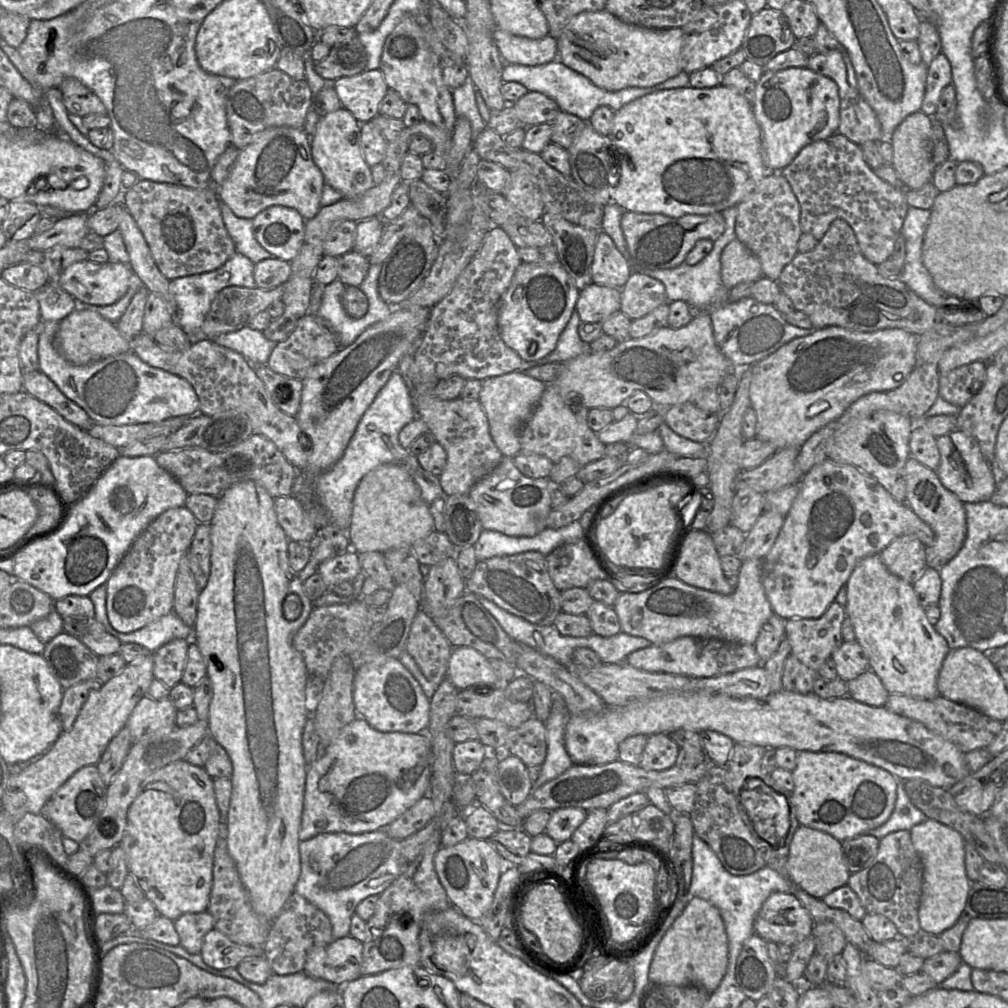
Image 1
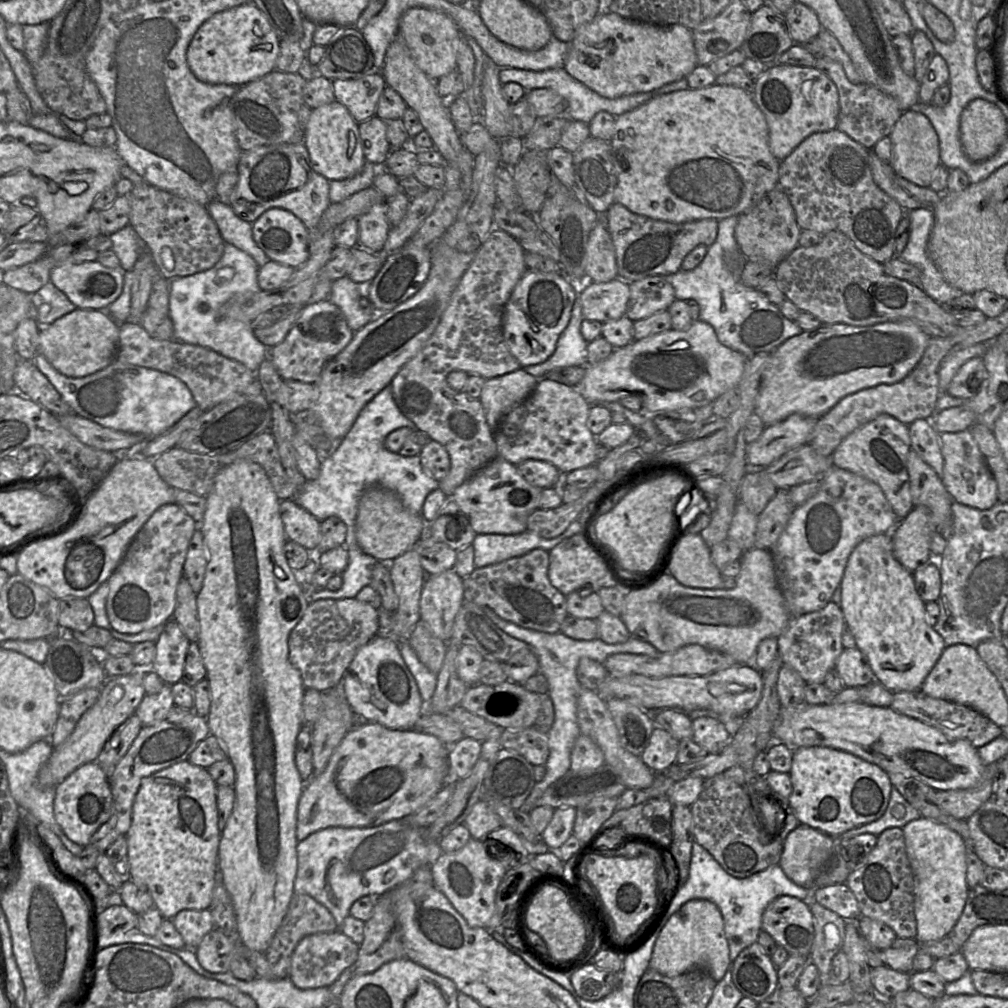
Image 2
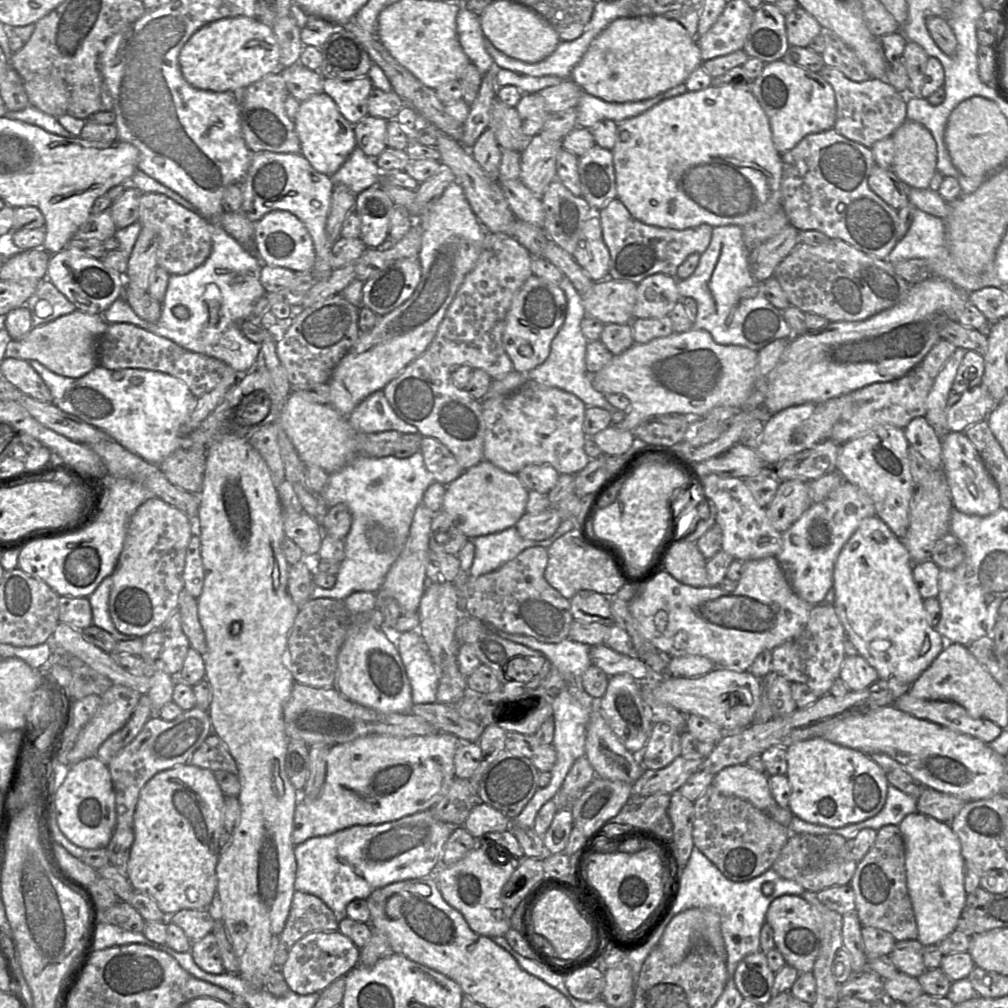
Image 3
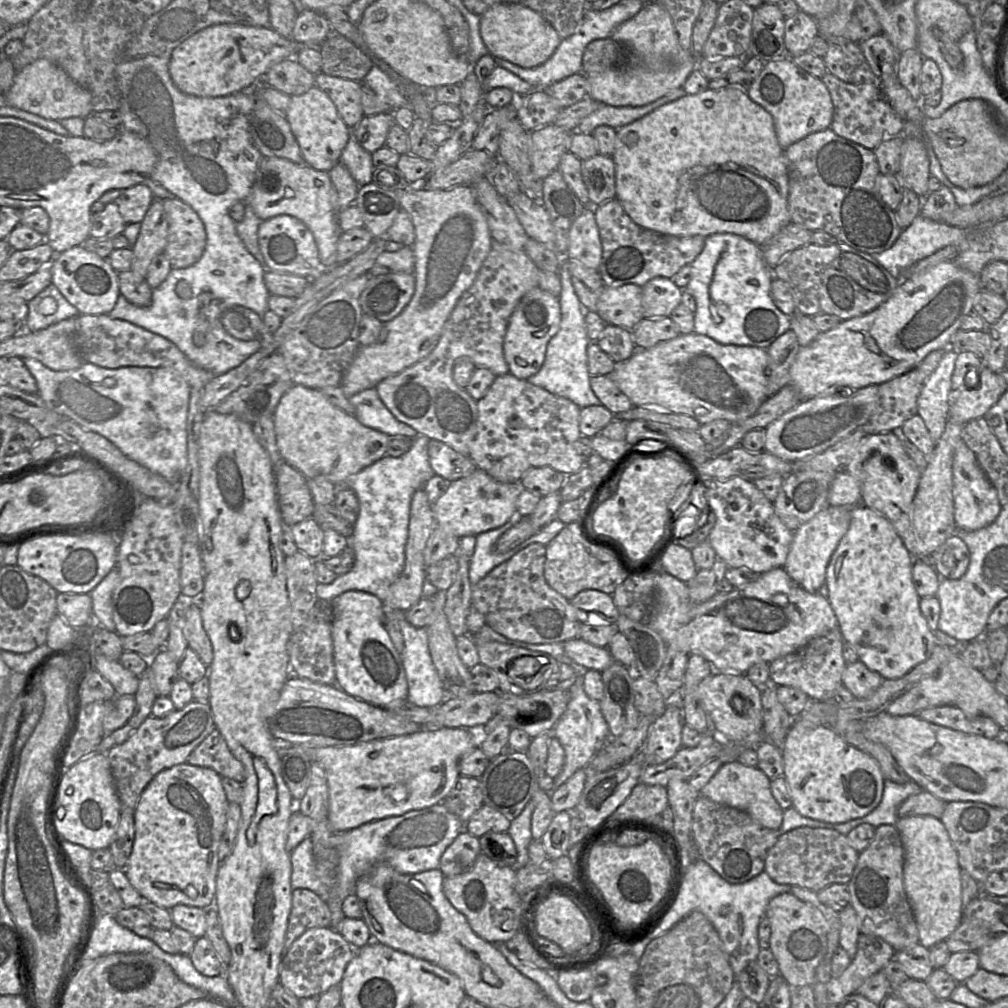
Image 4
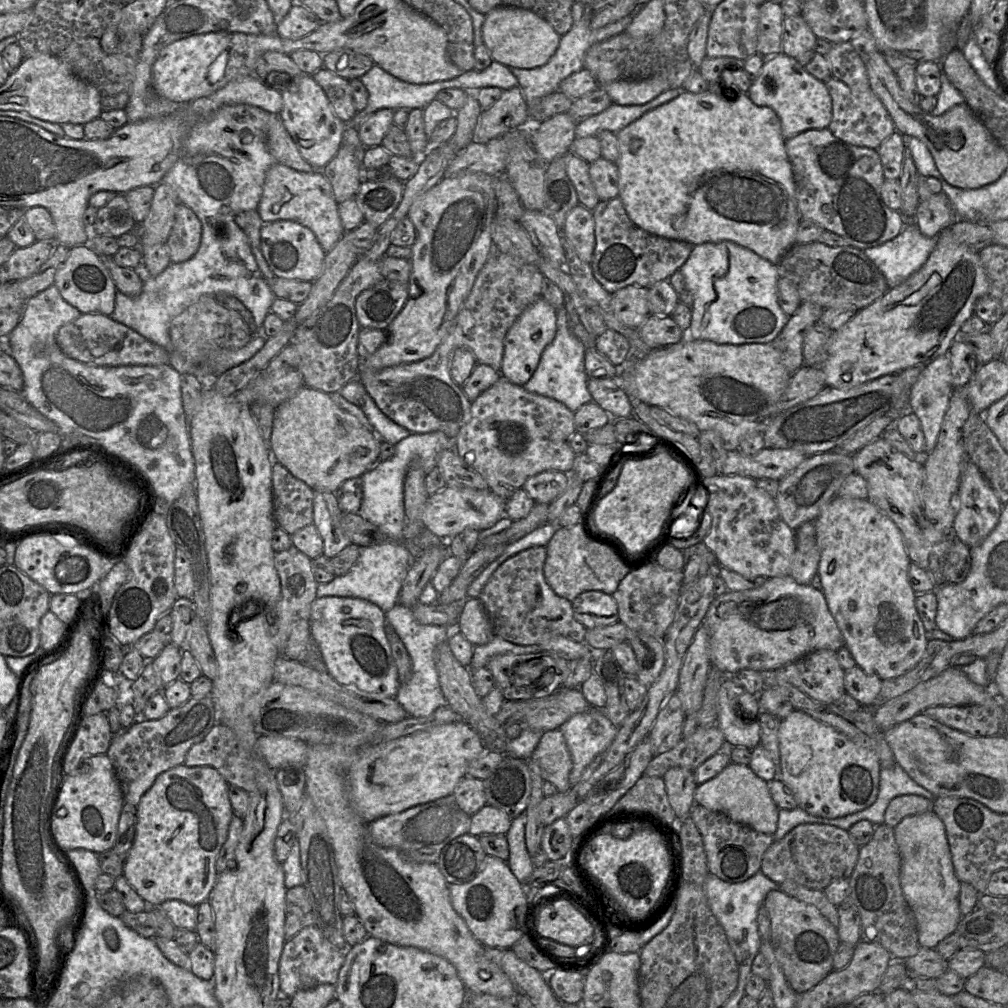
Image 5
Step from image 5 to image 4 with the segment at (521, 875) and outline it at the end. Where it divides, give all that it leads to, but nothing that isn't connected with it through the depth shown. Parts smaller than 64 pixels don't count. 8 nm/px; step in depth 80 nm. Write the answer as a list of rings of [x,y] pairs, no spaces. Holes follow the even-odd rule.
[[[531,798],[522,813],[511,821],[508,830],[508,833],[512,837],[517,849],[517,861],[513,866],[515,870],[526,866],[530,862],[528,848],[533,840],[531,823],[534,810],[535,806]]]

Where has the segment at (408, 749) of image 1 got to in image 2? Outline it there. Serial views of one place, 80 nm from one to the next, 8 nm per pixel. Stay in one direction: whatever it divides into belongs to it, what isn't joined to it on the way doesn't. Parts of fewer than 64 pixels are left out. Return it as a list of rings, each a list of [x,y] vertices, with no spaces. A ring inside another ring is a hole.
[[[360,720],[335,748],[325,770],[306,782],[297,807],[297,841],[327,828],[374,827],[416,812],[450,779],[450,747],[414,729],[389,729]]]

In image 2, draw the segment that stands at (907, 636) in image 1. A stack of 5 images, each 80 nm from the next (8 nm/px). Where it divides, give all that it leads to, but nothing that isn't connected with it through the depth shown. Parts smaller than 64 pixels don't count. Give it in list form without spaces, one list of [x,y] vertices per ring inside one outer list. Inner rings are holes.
[[[892,533],[868,537],[853,549],[839,587],[845,625],[851,631],[856,647],[867,657],[875,680],[892,693],[920,691],[946,645],[941,635],[928,624],[925,602],[916,591],[913,573],[894,557]]]

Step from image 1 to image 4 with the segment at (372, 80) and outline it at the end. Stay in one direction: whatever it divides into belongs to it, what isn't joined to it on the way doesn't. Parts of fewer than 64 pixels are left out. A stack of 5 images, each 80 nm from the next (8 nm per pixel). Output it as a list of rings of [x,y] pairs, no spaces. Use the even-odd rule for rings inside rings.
[[[320,71],[315,75],[315,84],[330,97],[340,117],[349,128],[354,128],[364,117],[361,82],[330,76]]]

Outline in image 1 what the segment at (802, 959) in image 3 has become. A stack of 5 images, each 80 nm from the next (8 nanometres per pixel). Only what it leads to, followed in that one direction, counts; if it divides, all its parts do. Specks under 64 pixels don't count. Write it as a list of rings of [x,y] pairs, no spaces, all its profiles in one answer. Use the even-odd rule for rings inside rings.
[[[773,892],[754,920],[754,933],[767,942],[794,947],[812,934],[814,921],[792,893]]]

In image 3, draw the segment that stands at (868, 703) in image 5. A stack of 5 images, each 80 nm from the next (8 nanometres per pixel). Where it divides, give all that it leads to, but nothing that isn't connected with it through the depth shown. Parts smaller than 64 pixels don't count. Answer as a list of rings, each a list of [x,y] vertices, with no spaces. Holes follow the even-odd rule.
[[[859,654],[845,656],[840,678],[850,691],[861,691],[878,681],[878,672]]]

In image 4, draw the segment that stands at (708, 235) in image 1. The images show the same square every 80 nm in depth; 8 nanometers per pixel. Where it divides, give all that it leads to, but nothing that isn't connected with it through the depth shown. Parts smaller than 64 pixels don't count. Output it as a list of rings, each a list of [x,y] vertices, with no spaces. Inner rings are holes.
[[[617,198],[594,207],[594,212],[602,244],[598,273],[604,285],[608,287],[625,284],[643,287],[655,277],[671,279],[683,266],[691,264],[704,248],[704,236],[674,236],[637,225],[627,215]]]

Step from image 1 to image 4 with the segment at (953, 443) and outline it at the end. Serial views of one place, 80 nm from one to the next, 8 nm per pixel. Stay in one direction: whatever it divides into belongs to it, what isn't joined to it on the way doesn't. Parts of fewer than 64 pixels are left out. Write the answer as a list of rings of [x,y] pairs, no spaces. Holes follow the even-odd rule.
[[[963,440],[958,441],[955,446],[952,472],[954,518],[957,529],[976,531],[990,525],[1002,509],[997,490],[979,466],[975,454]]]

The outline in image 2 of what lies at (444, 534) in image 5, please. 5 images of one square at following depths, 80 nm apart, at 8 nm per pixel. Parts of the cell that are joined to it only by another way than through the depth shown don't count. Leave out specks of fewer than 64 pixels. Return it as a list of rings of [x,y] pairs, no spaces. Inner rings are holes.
[[[497,456],[494,460],[488,463],[481,470],[476,472],[472,477],[470,477],[467,481],[461,484],[452,494],[451,498],[453,499],[459,508],[464,512],[464,514],[468,517],[470,524],[473,530],[477,534],[504,534],[504,535],[513,535],[523,533],[527,530],[527,521],[528,517],[537,509],[539,509],[539,501],[541,497],[542,489],[536,486],[529,484],[524,477],[519,473],[517,466],[503,459],[502,457]]]

